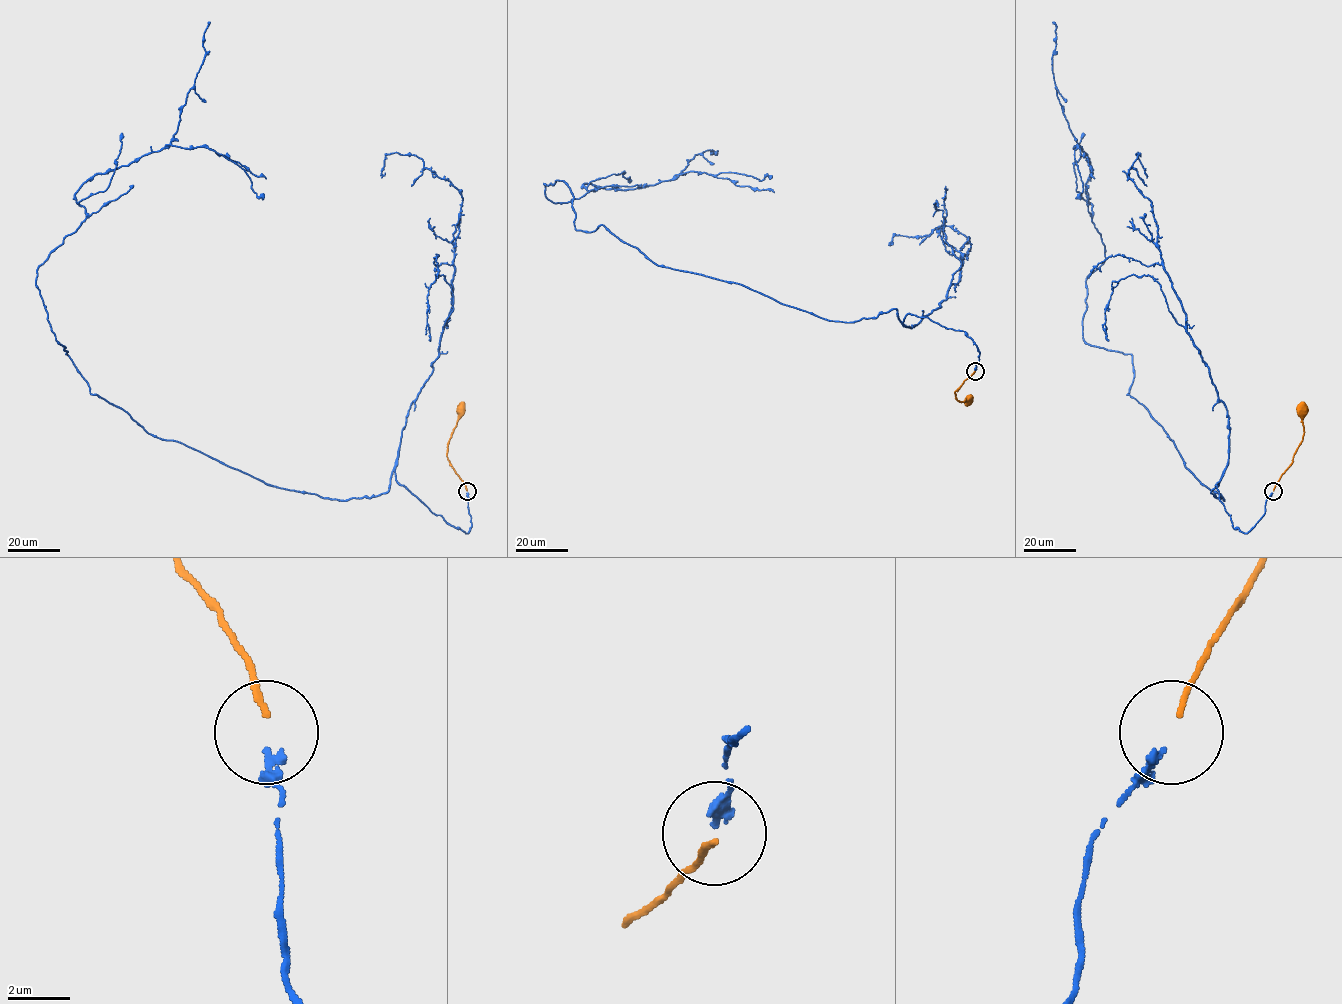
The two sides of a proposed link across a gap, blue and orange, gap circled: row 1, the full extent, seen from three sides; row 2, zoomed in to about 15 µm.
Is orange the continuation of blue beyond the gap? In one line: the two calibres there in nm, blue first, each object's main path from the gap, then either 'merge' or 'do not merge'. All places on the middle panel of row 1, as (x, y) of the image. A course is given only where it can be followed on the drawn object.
calibres 260 and 200 nm; course blue (974, 370), (965, 332), (655, 265), (577, 230), (564, 181), (545, 196), (717, 151); course orange (974, 371), (955, 391), (960, 402), (969, 400); merge

